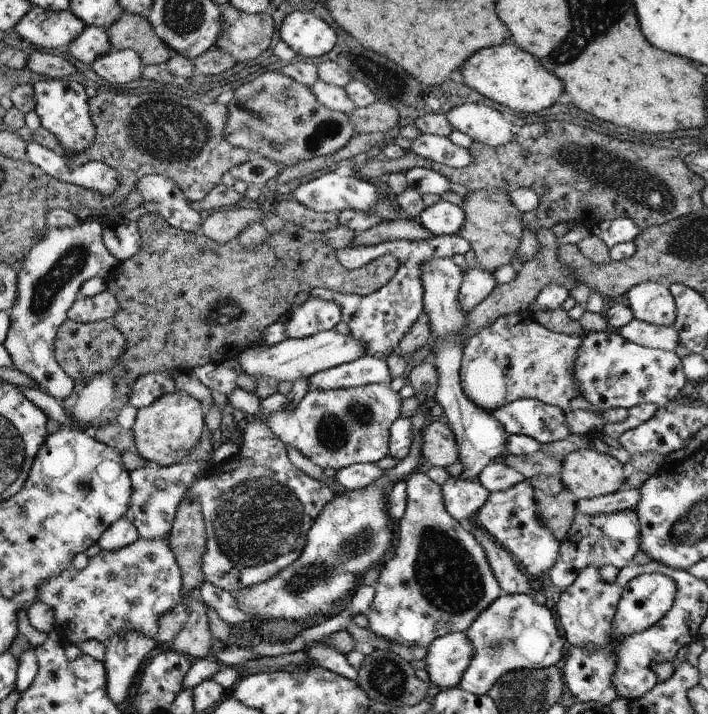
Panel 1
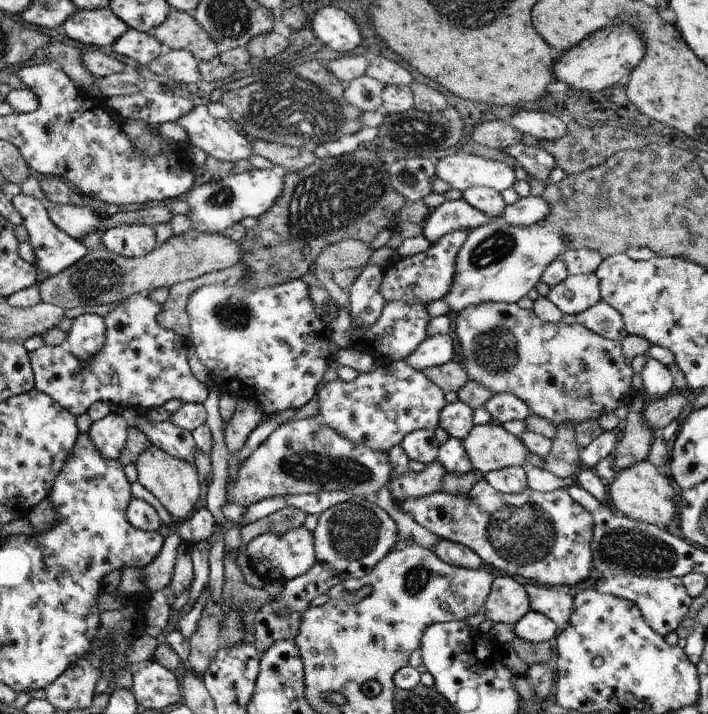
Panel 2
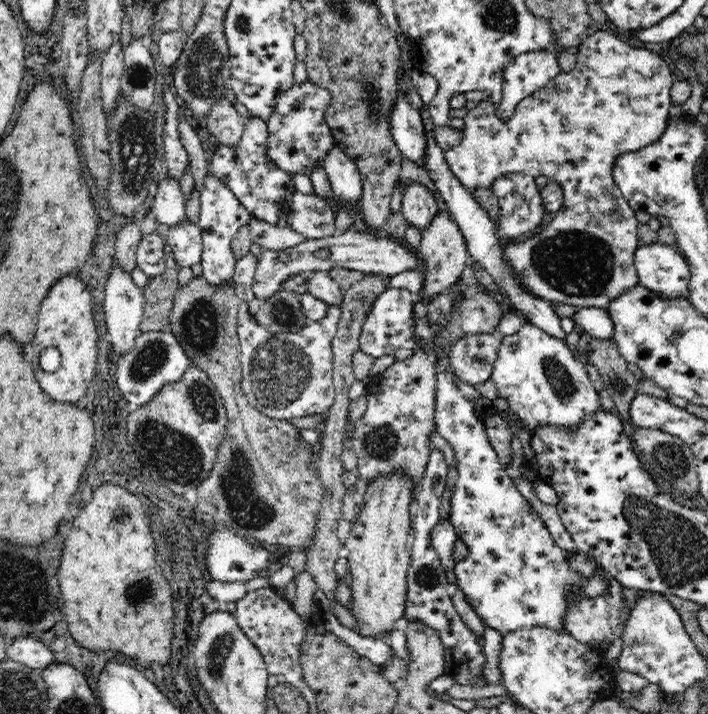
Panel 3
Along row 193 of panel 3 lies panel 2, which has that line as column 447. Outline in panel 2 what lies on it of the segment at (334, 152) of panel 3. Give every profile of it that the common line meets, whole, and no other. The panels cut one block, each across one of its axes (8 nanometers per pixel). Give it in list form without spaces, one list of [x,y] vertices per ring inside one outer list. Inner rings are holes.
[[[446,335],[427,337],[404,361],[416,371],[444,365],[454,358],[454,340]]]

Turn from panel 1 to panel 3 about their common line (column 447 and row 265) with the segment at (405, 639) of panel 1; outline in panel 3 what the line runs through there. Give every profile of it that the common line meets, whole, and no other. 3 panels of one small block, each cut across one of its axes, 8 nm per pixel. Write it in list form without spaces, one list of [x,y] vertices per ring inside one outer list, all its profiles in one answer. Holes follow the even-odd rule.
[[[598,30],[588,36],[576,52],[575,68],[558,74],[546,86],[523,98],[514,109],[514,116],[508,120],[497,116],[497,106],[488,98],[481,100],[463,119],[464,138],[460,144],[444,151],[444,155],[452,175],[472,194],[478,188],[491,189],[498,177],[513,173],[534,178],[546,176],[558,183],[564,191],[563,207],[551,214],[538,231],[522,239],[505,242],[504,259],[511,264],[522,288],[527,288],[527,292],[534,296],[550,303],[606,309],[616,296],[640,283],[634,266],[640,244],[639,222],[636,211],[616,185],[613,176],[615,160],[657,142],[664,134],[669,122],[669,92],[674,78],[668,62],[657,48],[634,46],[606,31]]]

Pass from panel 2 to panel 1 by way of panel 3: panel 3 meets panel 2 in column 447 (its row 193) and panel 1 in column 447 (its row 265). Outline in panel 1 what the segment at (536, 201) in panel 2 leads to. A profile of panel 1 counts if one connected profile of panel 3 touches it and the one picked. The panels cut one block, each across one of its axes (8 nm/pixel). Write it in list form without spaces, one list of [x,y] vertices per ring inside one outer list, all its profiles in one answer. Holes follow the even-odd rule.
[[[443,199],[426,207],[418,218],[420,224],[433,235],[458,235],[464,224],[464,210]]]

